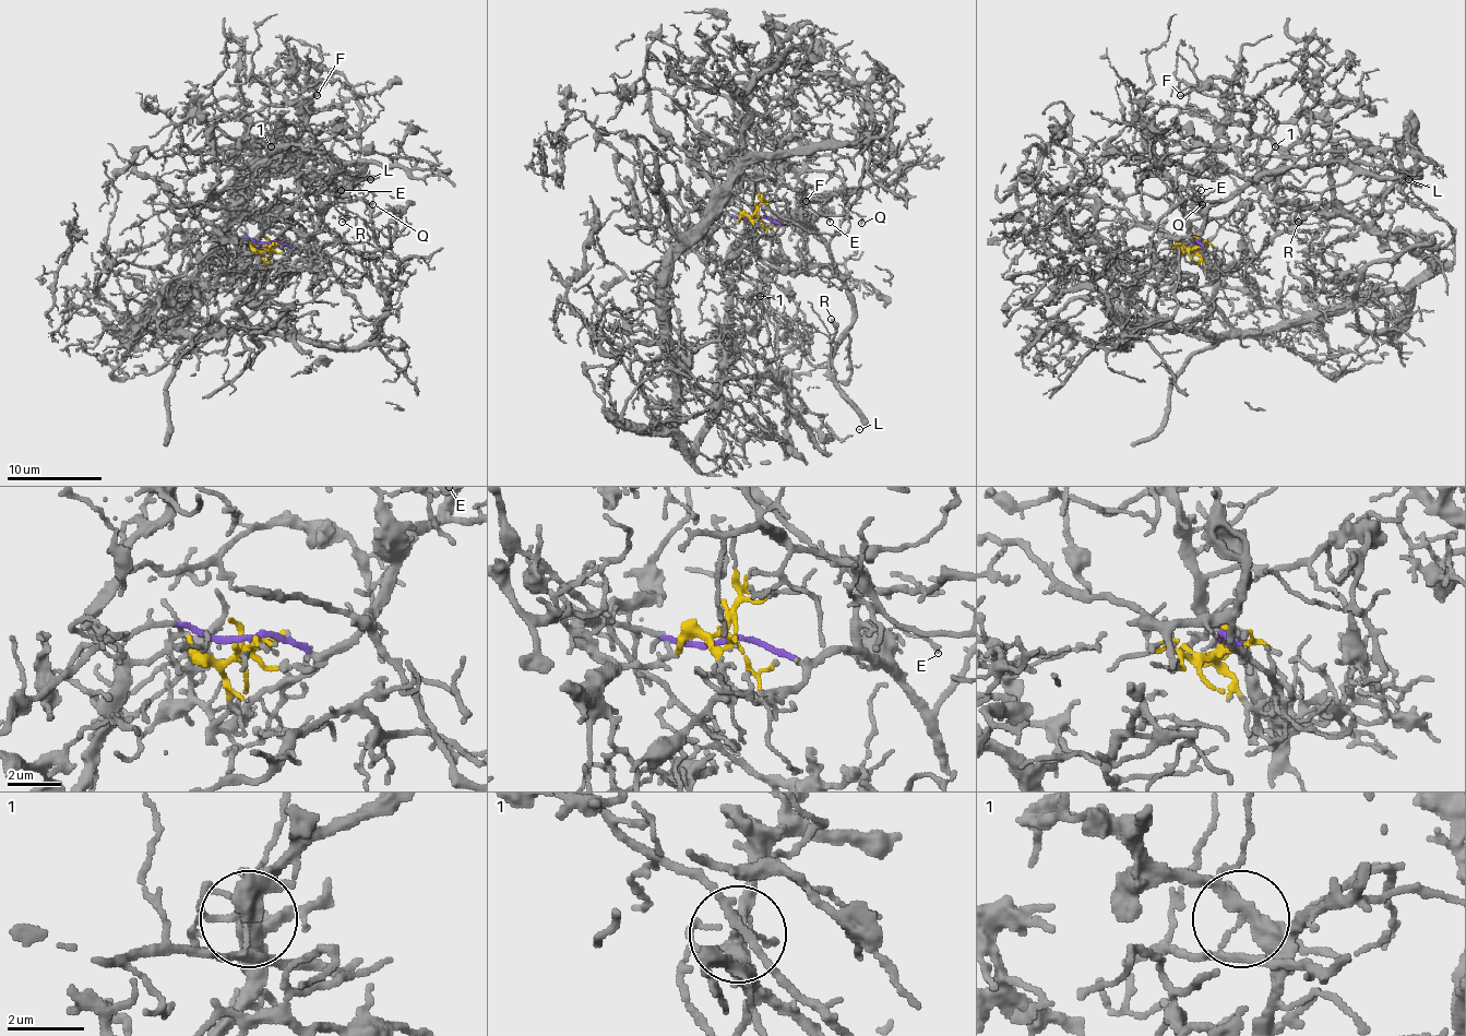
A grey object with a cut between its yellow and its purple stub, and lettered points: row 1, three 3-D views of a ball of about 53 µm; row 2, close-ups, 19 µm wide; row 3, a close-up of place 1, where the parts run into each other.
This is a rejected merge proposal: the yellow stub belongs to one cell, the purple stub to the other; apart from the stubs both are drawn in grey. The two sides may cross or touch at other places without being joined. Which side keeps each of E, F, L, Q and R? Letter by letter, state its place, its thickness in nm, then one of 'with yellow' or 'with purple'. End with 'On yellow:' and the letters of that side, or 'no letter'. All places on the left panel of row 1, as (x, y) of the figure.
E: (341, 190) | 130 nm | with purple
F: (317, 95) | 180 nm | with yellow
L: (370, 179) | 170 nm | with purple
Q: (372, 204) | 120 nm | with purple
R: (342, 222) | 280 nm | with purple
On yellow: F

